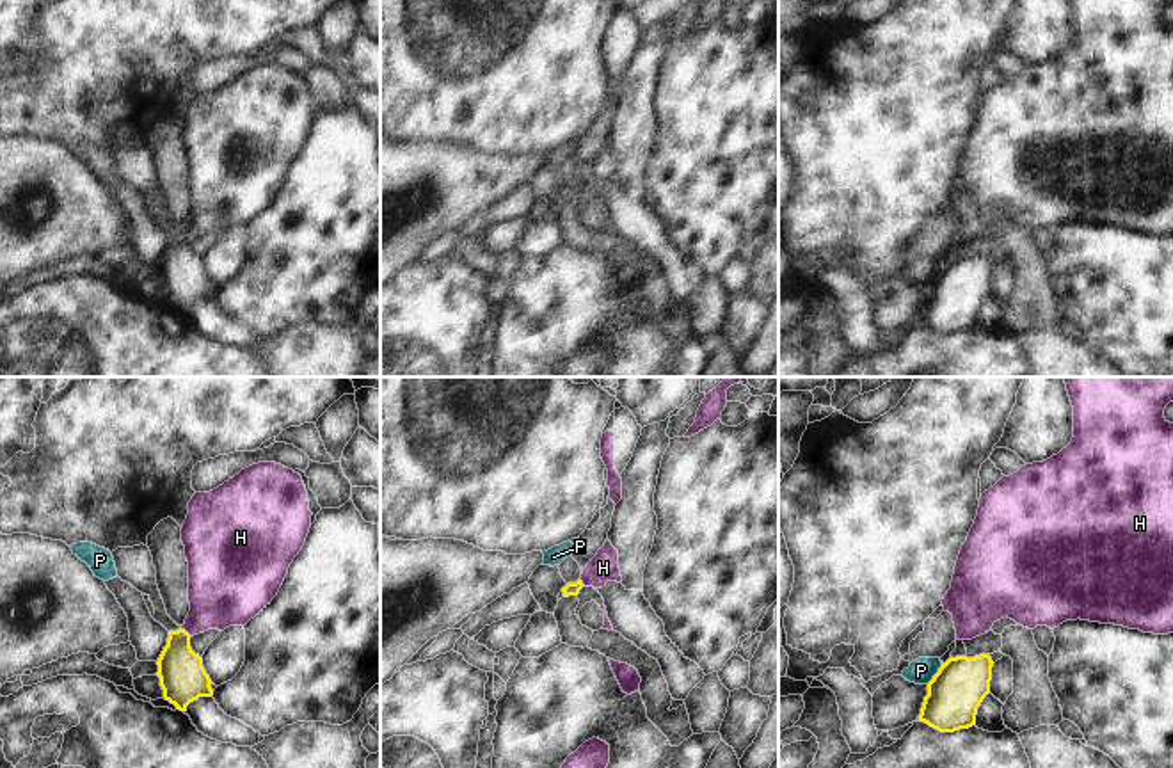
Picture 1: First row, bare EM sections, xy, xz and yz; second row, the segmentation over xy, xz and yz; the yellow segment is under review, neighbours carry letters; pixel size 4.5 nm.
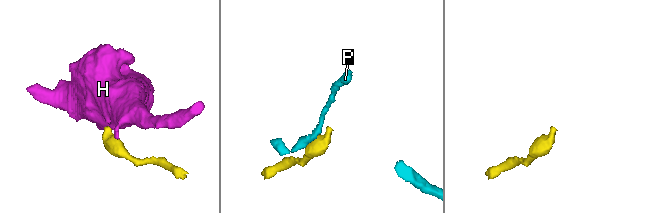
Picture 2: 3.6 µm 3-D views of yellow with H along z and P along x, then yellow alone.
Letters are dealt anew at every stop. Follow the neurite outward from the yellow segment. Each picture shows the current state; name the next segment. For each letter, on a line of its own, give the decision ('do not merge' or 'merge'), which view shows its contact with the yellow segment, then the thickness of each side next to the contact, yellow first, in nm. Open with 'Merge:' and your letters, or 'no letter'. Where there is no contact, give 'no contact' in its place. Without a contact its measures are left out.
Merge: no letter
H: do not merge; contact in xy; calibres 220 and 320 nm
P: do not merge; contact in yz; calibres 240 and 120 nm

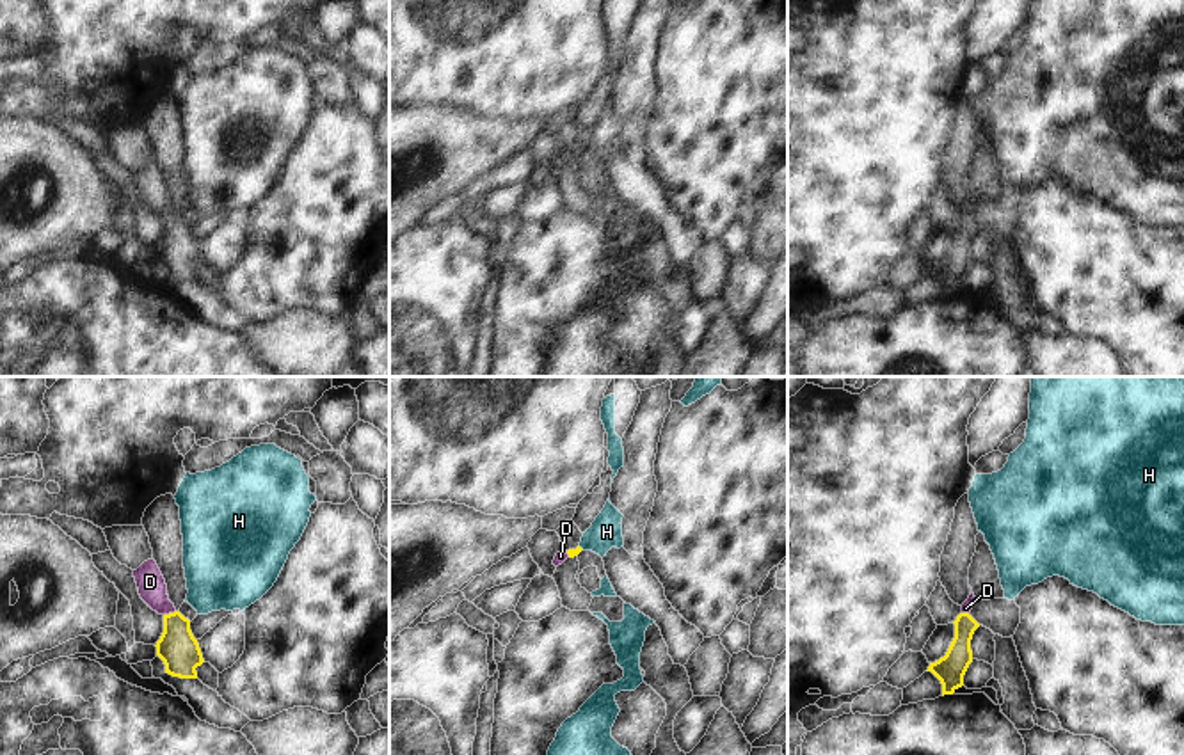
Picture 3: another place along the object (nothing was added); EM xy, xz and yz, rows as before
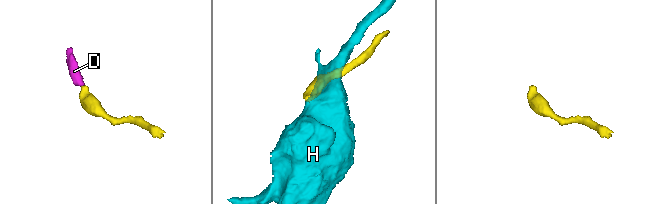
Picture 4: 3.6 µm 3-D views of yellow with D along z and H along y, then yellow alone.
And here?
Merge: D
D: merge; contact in xy; calibres 180 and 130 nm
H: do not merge; contact in xz; calibres 40 and 140 nm

